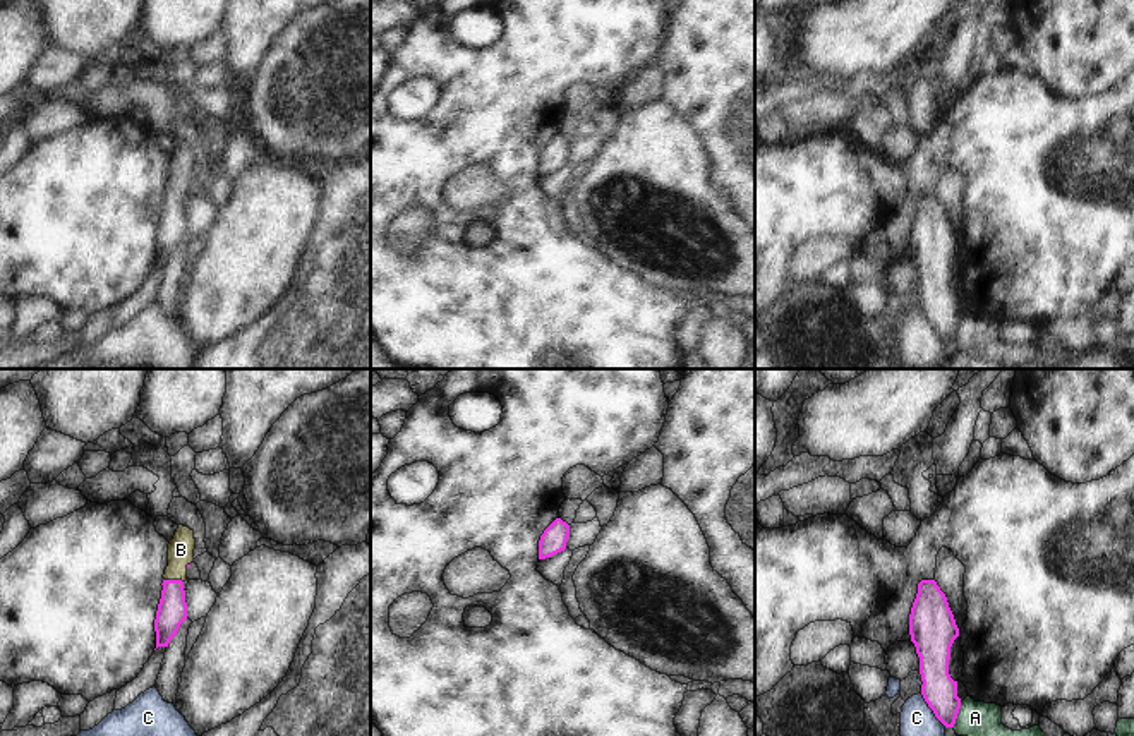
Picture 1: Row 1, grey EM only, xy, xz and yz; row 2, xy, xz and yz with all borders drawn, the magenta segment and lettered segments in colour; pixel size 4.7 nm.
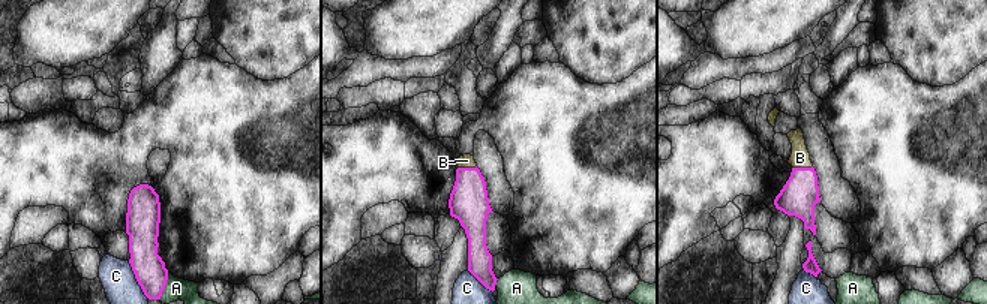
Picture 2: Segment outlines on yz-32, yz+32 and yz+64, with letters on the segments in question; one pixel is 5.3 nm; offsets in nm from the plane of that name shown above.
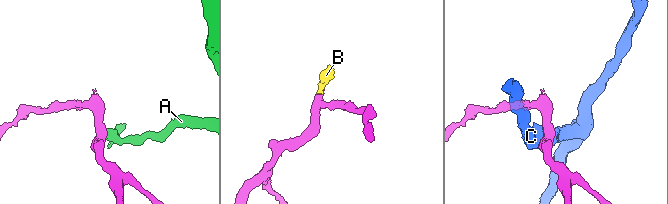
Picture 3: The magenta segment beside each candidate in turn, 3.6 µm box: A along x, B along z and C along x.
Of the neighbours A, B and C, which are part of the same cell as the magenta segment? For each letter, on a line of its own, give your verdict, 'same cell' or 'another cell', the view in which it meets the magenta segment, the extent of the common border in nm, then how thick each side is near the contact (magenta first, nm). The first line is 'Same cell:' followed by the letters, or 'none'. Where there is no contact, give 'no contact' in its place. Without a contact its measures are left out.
Same cell: B
A: another cell | yz | 130 nm | 160/180 nm
B: same cell | xy | 90 nm | 140/130 nm
C: another cell | yz | 200 nm | 160/200 nm

